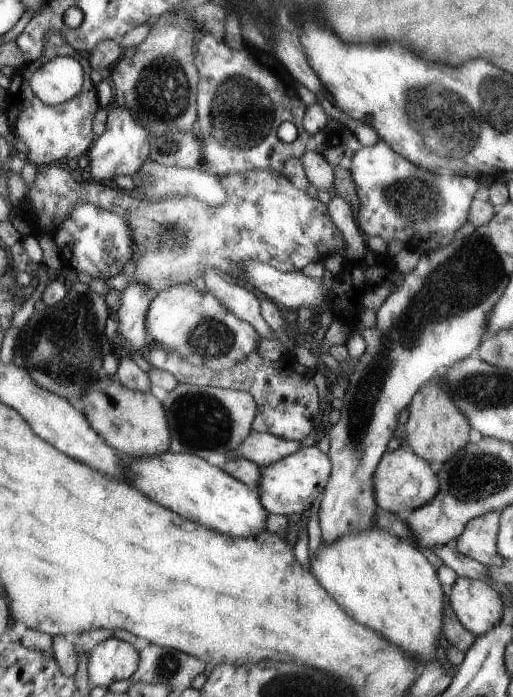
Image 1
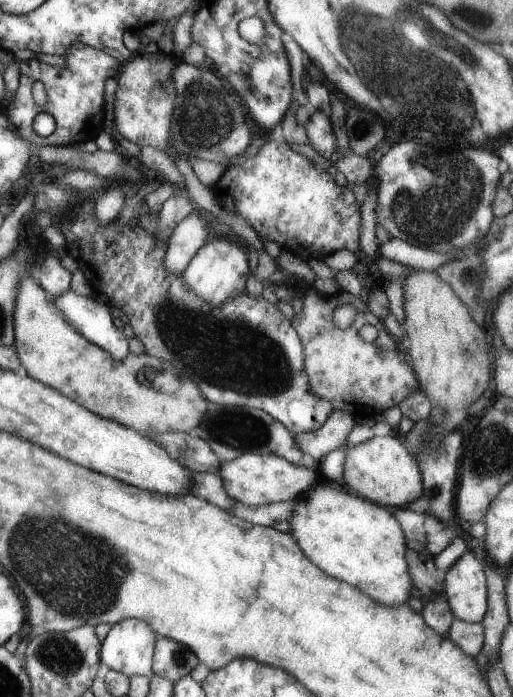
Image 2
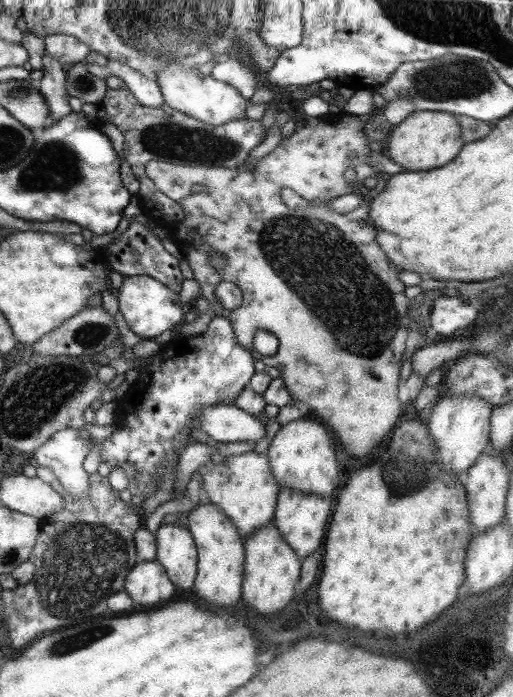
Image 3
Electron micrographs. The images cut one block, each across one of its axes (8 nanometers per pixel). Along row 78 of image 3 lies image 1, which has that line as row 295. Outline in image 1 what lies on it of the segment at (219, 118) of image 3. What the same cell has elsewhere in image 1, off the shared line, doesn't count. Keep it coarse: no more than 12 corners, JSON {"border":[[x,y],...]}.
{"border":[[176,284],[148,306],[148,346],[214,372],[261,337],[212,292]]}

